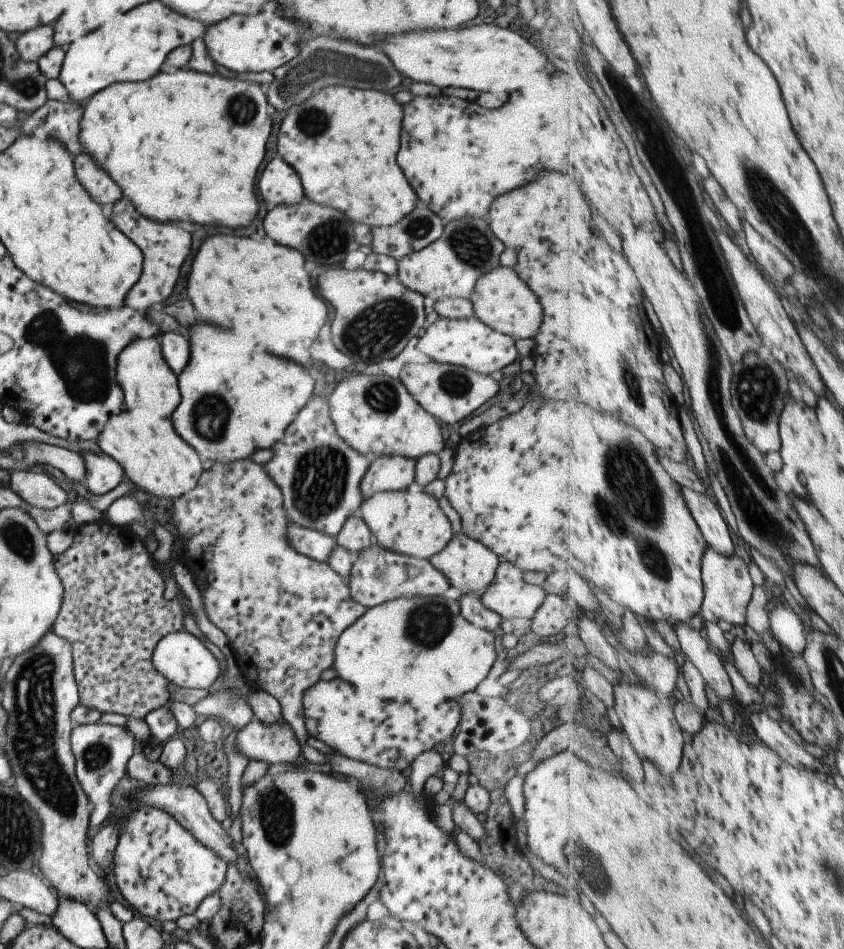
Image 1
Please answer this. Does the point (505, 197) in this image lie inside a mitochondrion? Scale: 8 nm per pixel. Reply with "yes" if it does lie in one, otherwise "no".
no

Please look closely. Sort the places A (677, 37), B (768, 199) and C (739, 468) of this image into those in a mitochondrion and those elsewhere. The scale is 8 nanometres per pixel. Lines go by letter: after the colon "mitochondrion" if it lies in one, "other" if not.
A: other
B: mitochondrion
C: mitochondrion

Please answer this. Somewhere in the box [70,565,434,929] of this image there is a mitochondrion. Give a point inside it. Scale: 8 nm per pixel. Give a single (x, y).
(275, 809)

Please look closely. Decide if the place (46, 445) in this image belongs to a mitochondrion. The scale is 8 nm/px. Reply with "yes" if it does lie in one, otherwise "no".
no

